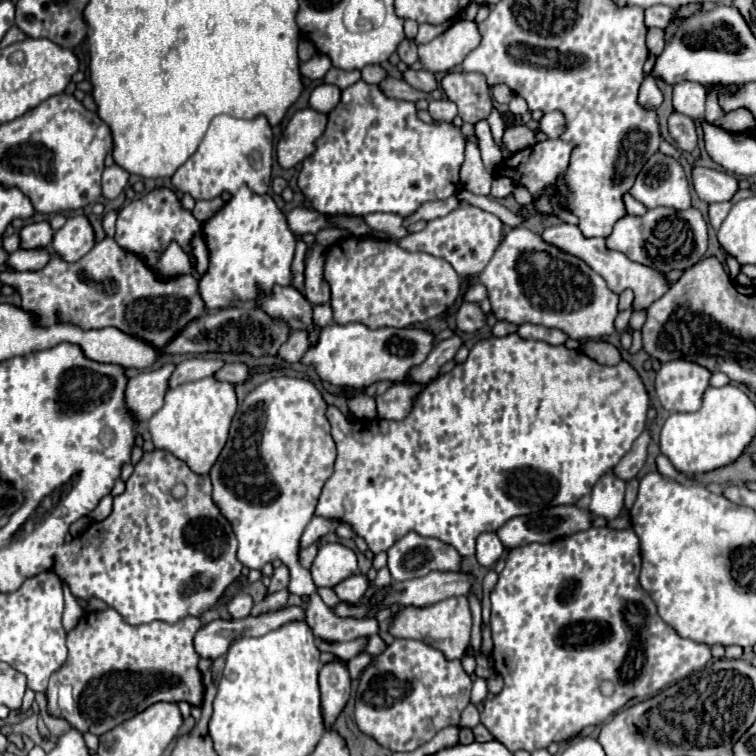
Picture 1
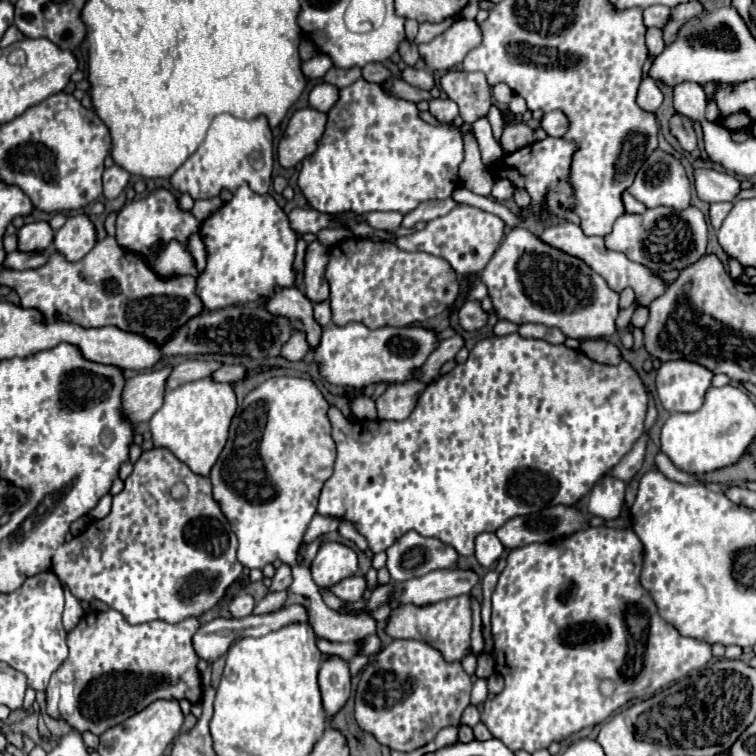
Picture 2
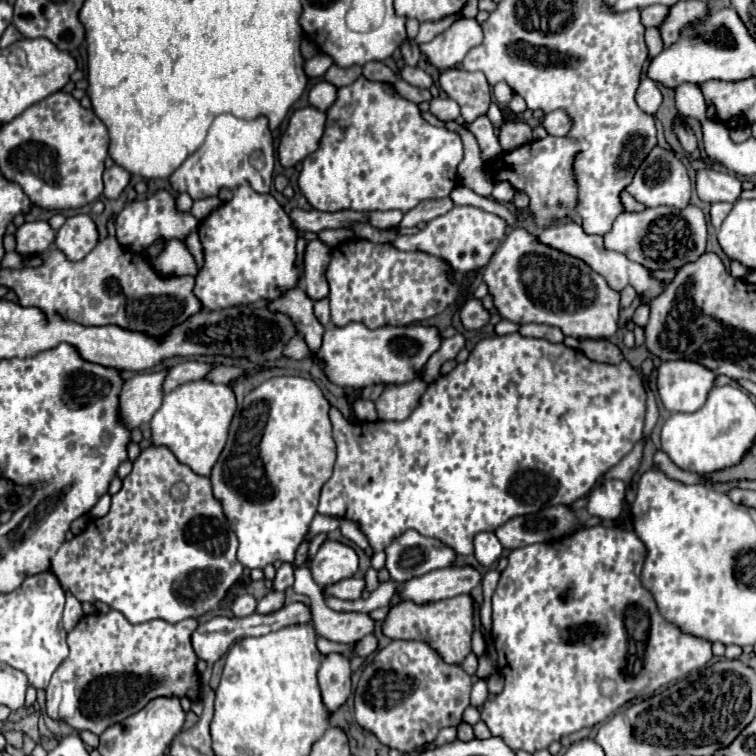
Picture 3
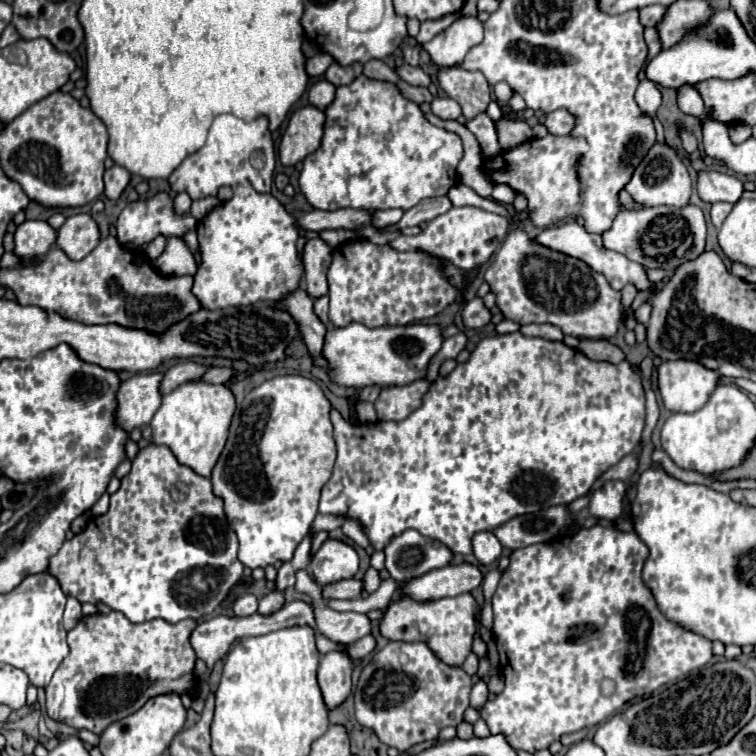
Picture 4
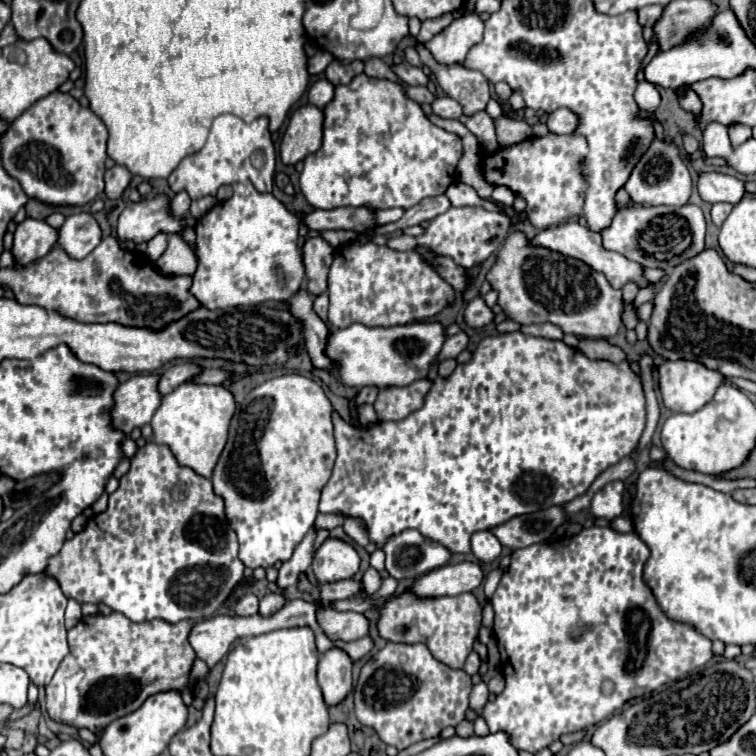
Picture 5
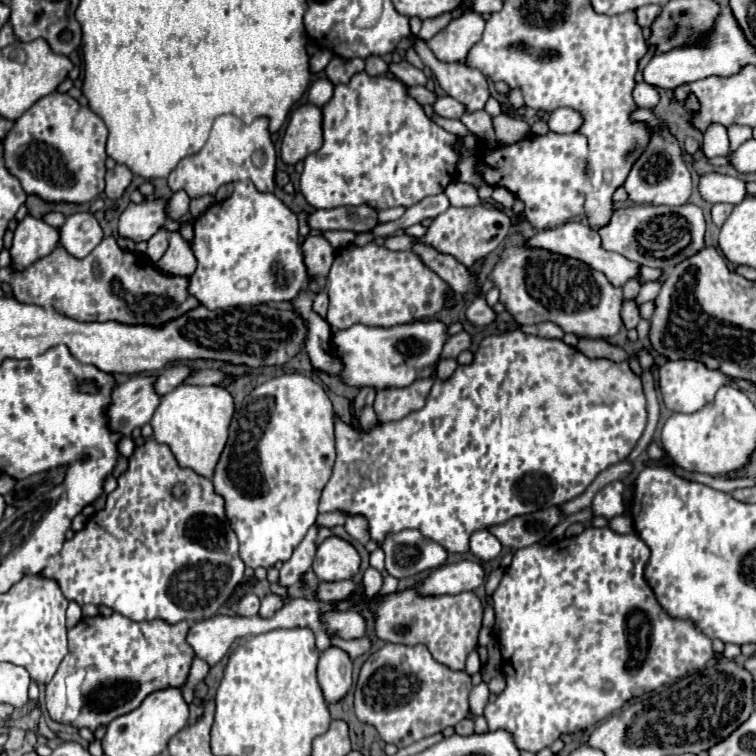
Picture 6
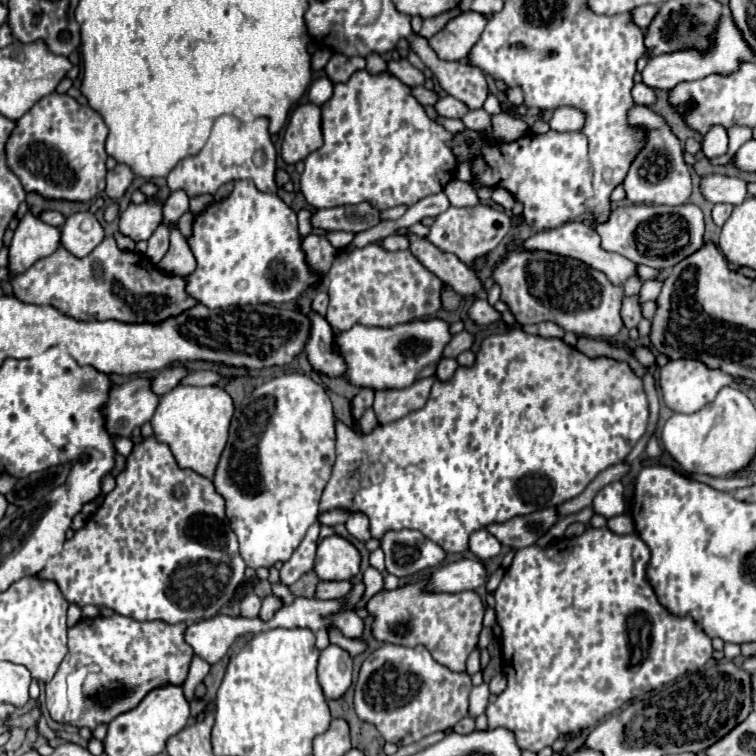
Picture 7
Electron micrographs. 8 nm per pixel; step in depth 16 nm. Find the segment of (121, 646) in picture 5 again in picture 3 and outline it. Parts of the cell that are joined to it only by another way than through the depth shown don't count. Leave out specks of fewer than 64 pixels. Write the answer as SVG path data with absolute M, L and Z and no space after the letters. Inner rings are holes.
M108 610L106 614L94 612L94 614L82 616L82 620L76 624L76 628L68 632L70 654L60 664L60 668L54 672L54 676L46 688L48 716L56 718L56 720L60 718L60 686L74 678L78 678L78 686L76 686L78 692L80 690L86 692L88 688L96 688L96 692L86 694L88 718L80 718L86 722L68 722L68 724L72 724L76 730L90 730L94 734L102 734L106 728L136 714L138 710L142 710L148 702L152 702L156 698L172 698L172 696L184 698L186 696L192 702L198 700L198 696L200 696L200 676L196 672L198 656L190 642L196 628L198 628L196 618L186 618L178 624L168 624L164 620L152 620L148 624L128 624L128 620L124 620L124 616L120 616L120 612L116 612L116 610Z

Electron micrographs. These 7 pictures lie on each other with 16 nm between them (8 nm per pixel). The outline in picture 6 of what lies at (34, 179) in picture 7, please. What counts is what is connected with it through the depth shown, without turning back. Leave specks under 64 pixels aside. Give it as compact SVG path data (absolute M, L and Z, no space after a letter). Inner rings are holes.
M52 92L38 100L24 116L14 120L12 130L2 140L4 148L4 166L12 176L16 176L26 194L38 196L44 202L66 202L66 204L86 204L104 192L104 174L106 174L106 138L108 128L98 114L88 106L80 106L72 96Z

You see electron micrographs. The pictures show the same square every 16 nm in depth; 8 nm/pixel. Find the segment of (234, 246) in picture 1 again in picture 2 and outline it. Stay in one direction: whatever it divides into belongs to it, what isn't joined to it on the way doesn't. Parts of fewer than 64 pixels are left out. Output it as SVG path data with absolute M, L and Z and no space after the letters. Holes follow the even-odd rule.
M242 184L230 202L226 202L218 212L202 222L200 234L206 244L208 266L198 278L198 296L208 310L226 308L236 302L256 302L262 296L272 296L274 286L294 286L292 262L298 236L290 228L288 216L270 194L256 194L248 188L248 184Z

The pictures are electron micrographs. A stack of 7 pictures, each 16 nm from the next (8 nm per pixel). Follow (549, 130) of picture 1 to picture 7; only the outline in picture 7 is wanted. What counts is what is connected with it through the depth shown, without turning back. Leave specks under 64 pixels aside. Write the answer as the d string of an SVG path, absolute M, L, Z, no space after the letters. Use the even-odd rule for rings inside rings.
M564 106L564 108L554 110L548 124L556 132L574 132L574 130L580 130L584 126L584 114L576 112L576 108Z

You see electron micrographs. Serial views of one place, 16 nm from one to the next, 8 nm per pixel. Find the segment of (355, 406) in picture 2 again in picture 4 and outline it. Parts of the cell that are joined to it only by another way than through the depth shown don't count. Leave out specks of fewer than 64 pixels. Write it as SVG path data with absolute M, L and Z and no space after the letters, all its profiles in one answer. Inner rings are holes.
M354 402L354 410L360 422L376 422L376 410L372 402Z

